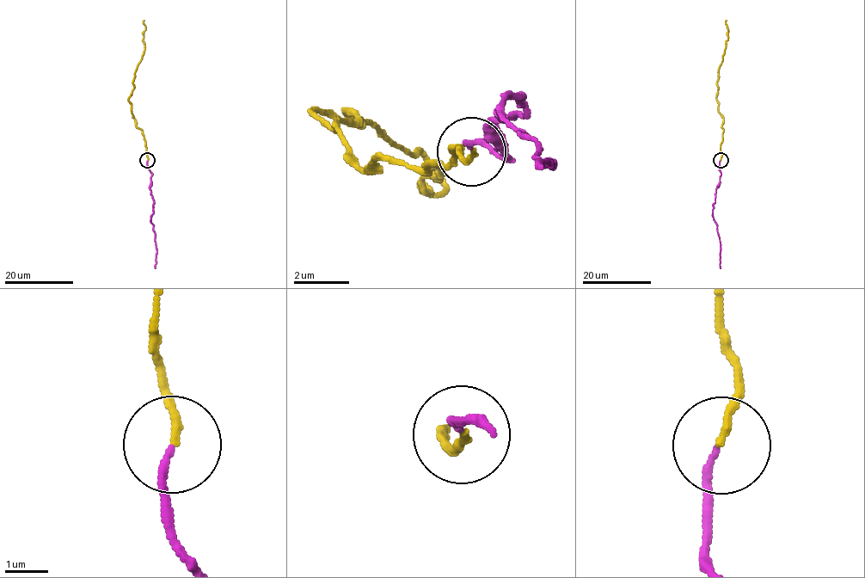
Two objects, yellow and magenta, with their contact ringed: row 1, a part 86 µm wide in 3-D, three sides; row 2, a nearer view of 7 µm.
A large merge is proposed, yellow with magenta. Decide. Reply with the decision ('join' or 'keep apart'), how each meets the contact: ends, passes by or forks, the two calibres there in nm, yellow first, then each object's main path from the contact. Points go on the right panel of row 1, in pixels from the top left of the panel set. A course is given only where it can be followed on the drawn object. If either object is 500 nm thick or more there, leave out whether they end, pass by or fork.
join; yellow ends there; magenta ends there; 170 nm thick on the yellow side, 140 nm on the other; yellow runs (720, 160), (723, 118), (718, 111), (716, 83), (727, 39), (726, 21); magenta runs (720, 160), (721, 174), (713, 211), (720, 242), (720, 268)

